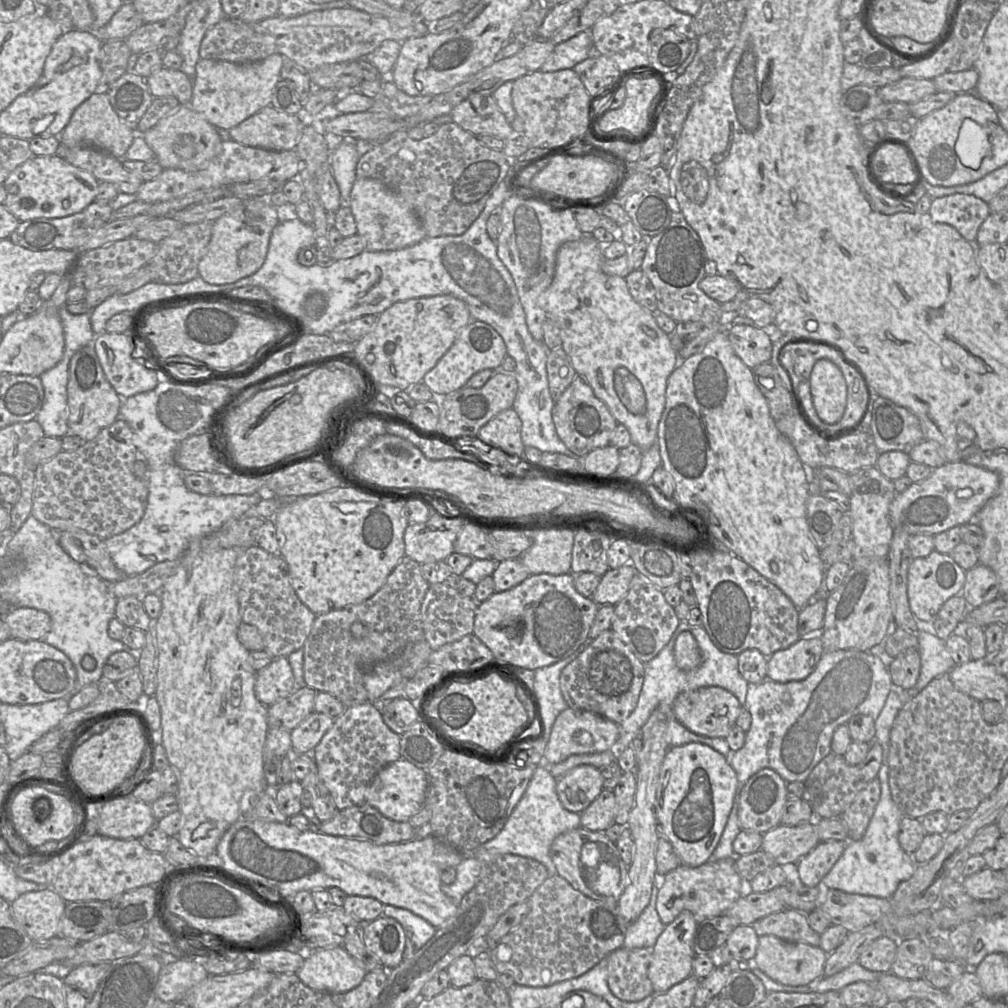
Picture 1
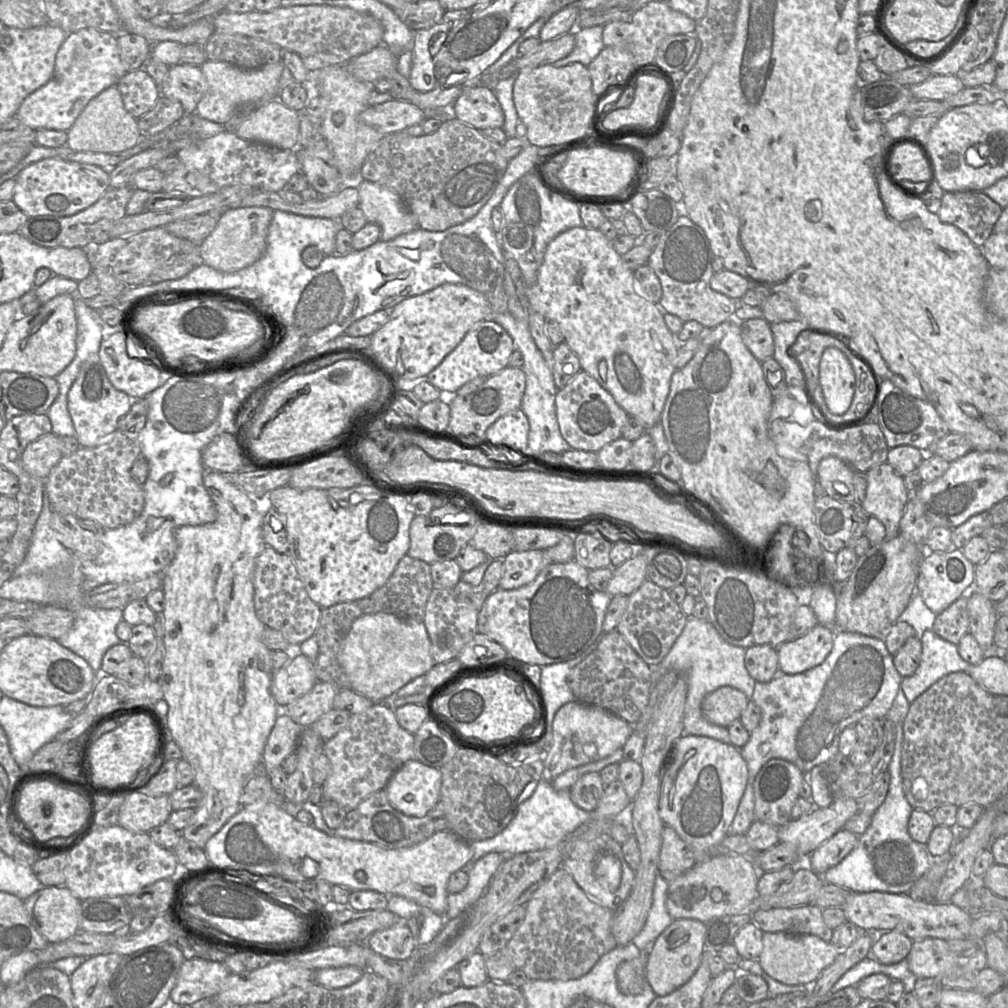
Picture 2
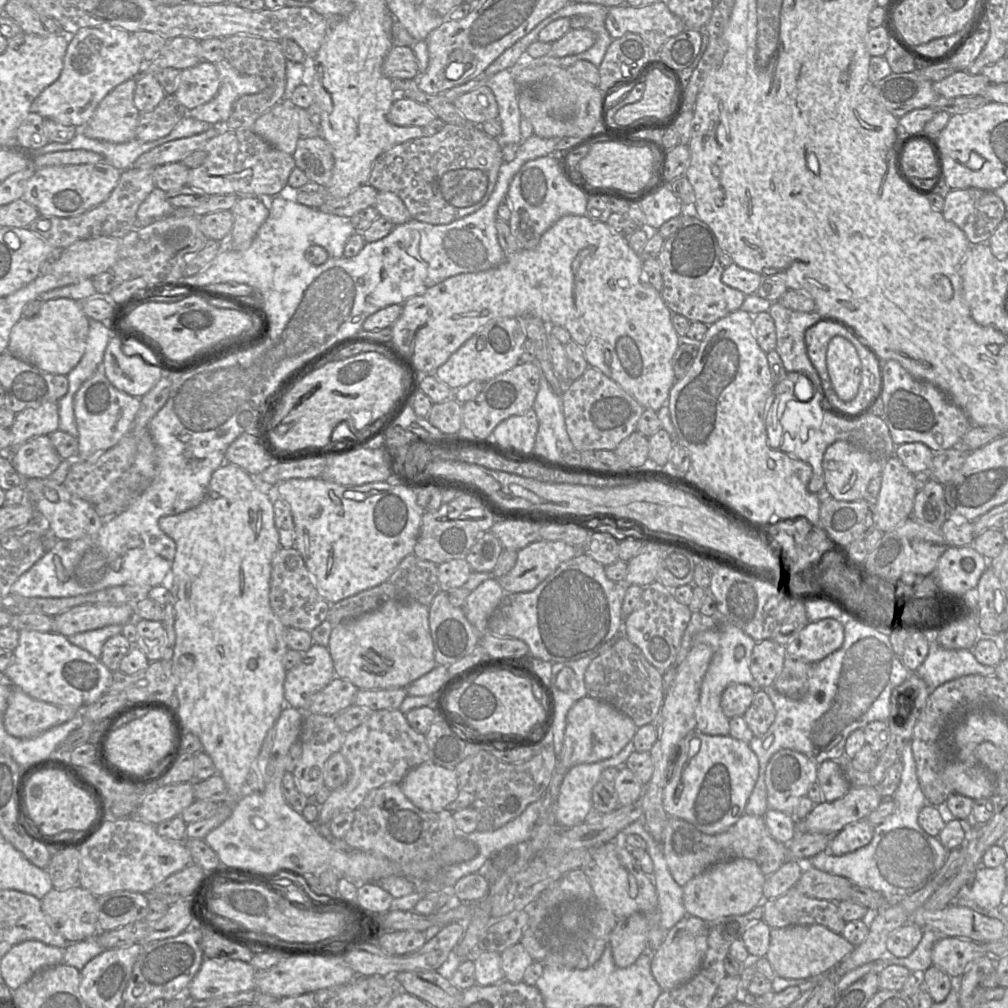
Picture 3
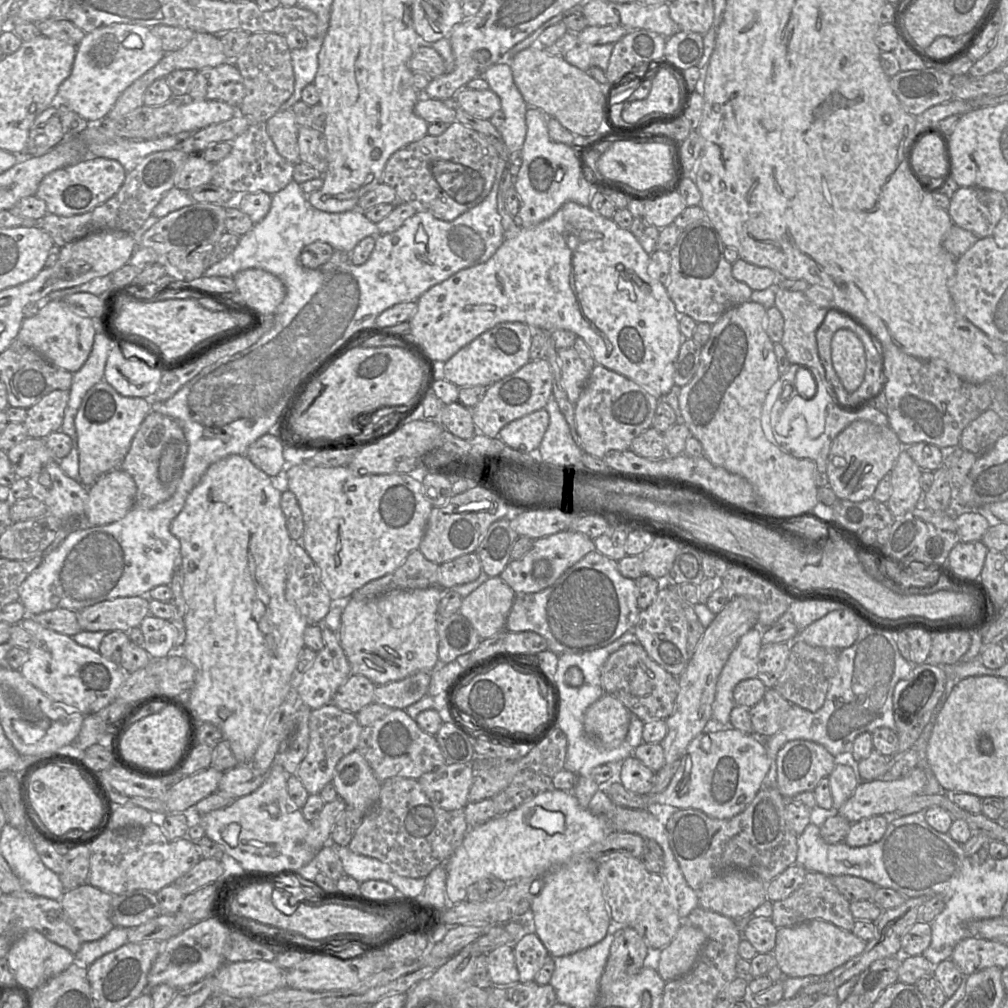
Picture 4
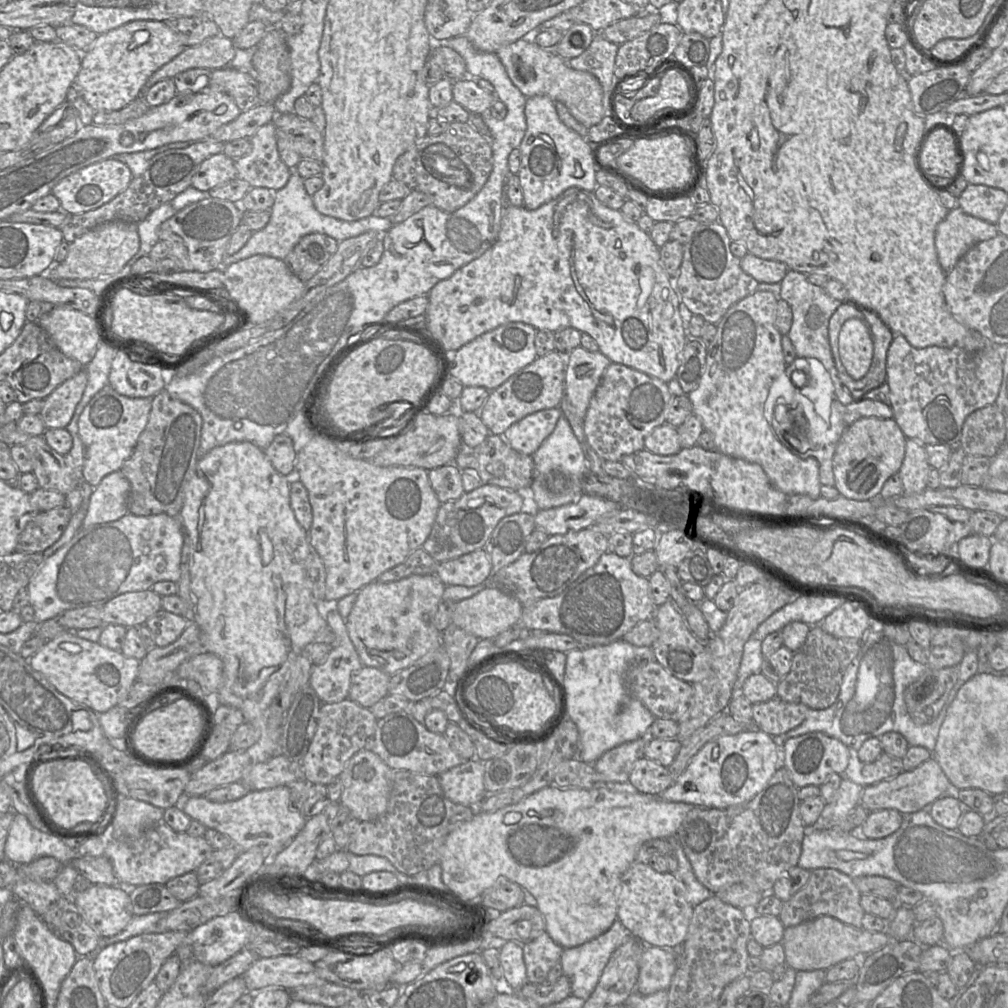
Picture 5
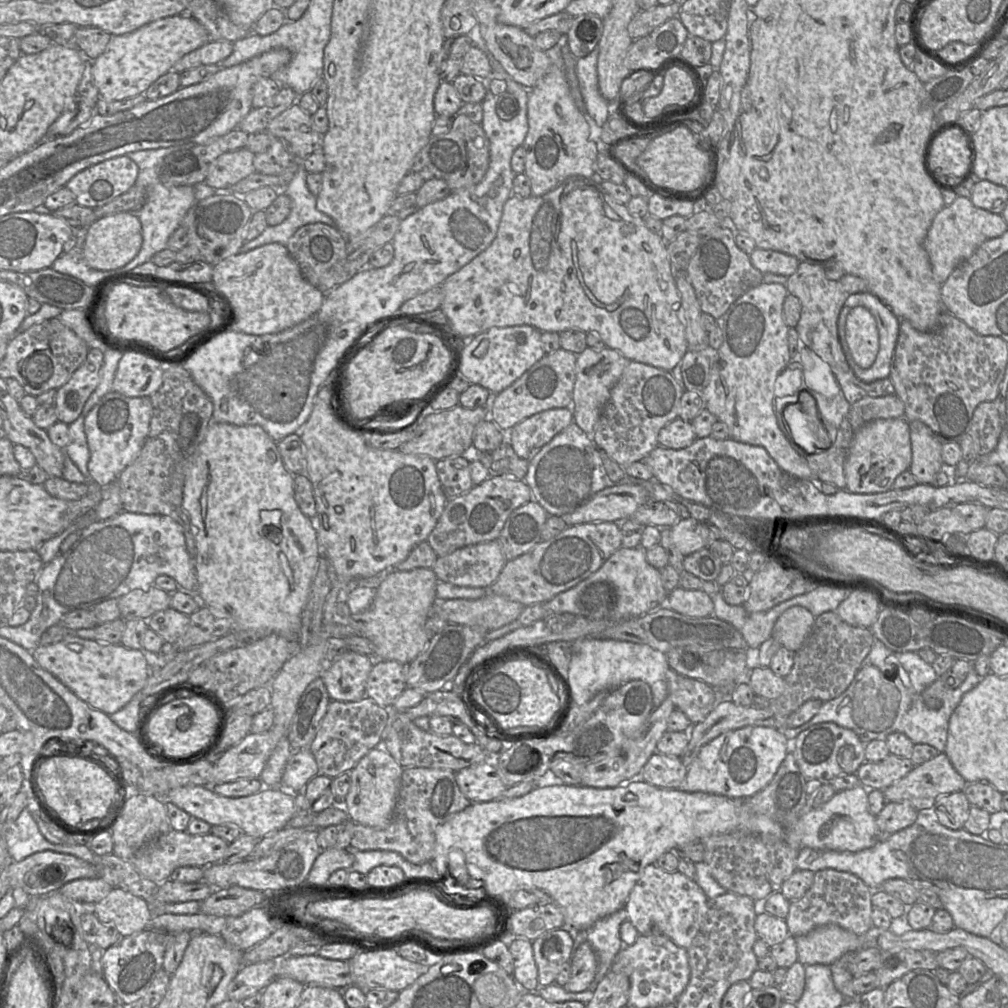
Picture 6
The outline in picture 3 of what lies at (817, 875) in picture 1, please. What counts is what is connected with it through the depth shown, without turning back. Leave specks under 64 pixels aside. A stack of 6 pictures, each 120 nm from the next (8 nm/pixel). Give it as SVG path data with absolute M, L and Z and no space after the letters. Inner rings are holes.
M861 819L834 834L824 851L834 856L854 852L871 842L874 830L875 827L867 819Z

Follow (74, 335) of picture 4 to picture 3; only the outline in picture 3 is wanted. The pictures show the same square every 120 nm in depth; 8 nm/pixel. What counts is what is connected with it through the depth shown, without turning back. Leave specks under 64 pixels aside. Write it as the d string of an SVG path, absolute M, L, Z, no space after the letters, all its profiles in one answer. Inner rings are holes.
M56 298L42 303L40 311L32 318L22 317L12 328L7 347L14 357L43 371L66 375L76 367L84 355L90 319L83 312L81 303L69 298Z

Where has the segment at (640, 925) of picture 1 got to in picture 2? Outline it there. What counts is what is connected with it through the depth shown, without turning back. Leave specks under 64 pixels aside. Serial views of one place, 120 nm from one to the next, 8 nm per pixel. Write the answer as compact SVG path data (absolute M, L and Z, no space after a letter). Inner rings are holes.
M658 874L653 891L653 902L647 920L641 931L633 938L632 943L649 955L656 938L672 923L673 918L666 907L668 882Z

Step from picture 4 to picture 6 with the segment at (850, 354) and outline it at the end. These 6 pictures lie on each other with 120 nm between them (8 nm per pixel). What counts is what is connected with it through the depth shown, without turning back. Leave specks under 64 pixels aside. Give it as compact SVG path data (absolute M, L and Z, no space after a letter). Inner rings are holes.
M863 306L852 308L846 319L845 334L854 362L861 368L869 368L879 351L879 333L874 316Z

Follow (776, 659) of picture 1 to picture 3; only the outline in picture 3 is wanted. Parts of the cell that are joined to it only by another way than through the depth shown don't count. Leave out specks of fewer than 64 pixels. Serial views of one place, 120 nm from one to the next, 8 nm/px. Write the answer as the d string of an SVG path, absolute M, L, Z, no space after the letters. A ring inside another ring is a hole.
M826 618L809 622L786 646L787 655L816 664L837 651L843 645L844 638L843 621Z

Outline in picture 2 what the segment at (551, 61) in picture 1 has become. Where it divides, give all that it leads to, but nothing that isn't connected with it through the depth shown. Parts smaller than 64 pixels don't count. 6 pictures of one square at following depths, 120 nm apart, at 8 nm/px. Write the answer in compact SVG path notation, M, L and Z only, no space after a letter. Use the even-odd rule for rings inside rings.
M598 25L589 28L577 28L575 33L575 47L565 58L554 62L556 68L572 63L581 63L588 66L605 47L602 40L604 26Z

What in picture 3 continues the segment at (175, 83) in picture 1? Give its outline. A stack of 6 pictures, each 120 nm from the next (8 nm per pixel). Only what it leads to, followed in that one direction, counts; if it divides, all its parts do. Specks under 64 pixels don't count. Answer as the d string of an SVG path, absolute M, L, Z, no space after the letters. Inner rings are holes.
M201 61L180 72L175 98L191 111L212 100L220 87L220 78L214 63Z

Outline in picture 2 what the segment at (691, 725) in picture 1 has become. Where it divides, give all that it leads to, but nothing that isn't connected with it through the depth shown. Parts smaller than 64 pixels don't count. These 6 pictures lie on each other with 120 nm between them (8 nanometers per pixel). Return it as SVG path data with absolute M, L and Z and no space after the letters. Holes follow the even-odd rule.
M721 687L708 694L702 701L704 718L711 724L728 728L739 720L750 699L733 687Z

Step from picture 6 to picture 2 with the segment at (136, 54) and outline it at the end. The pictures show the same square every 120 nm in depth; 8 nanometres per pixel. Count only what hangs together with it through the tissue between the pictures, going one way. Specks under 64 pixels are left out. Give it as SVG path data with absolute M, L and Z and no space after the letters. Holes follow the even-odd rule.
M93 27L67 33L57 52L52 78L24 99L15 117L34 130L45 128L68 131L89 101L106 88L116 85L127 72L120 58L116 34Z

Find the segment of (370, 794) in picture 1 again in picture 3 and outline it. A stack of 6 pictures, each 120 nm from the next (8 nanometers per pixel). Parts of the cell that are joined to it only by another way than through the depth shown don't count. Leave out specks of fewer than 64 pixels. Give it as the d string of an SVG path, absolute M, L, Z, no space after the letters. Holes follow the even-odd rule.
M431 761L409 770L400 782L400 787L405 796L425 812L447 809L460 791L455 769Z

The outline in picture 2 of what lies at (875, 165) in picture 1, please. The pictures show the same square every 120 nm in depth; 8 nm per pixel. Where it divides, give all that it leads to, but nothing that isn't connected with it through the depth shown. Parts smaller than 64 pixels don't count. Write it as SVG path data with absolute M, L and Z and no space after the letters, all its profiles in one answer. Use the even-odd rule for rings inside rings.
M910 143L894 144L887 156L886 170L898 185L933 180L931 170L920 149Z

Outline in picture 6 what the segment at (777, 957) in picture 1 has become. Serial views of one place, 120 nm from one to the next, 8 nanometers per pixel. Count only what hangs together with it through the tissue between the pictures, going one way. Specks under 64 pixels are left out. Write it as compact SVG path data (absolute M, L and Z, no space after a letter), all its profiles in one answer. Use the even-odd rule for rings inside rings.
M826 924L796 937L798 962L831 965L845 953L857 952L873 943L873 933L857 935L837 924Z

